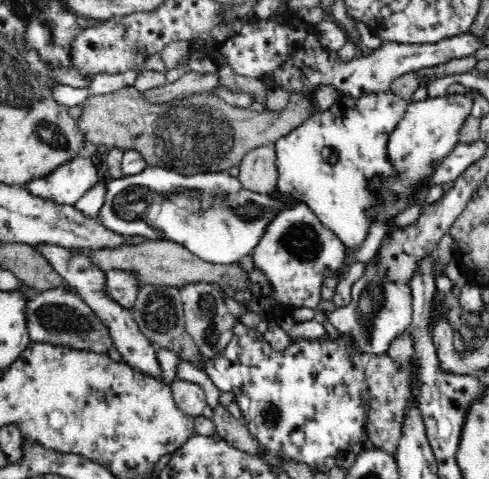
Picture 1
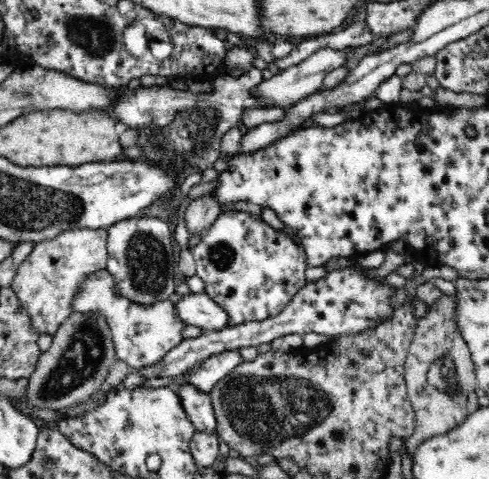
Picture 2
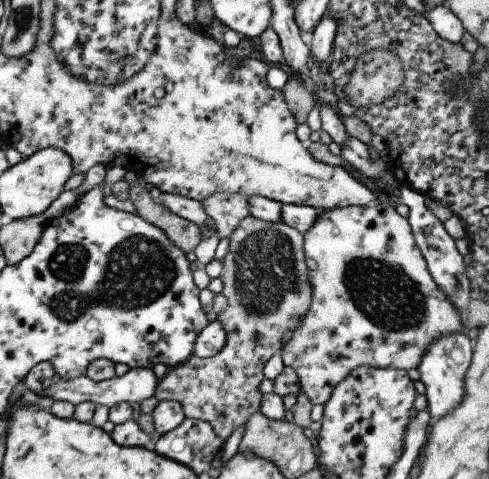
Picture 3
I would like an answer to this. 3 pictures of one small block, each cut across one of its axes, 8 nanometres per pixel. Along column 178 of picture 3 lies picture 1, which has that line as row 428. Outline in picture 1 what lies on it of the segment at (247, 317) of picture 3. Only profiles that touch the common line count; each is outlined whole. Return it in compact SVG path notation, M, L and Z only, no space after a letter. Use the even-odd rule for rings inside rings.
M366 358L366 378L370 382L370 414L368 414L368 438L374 446L388 450L390 454L396 454L398 448L398 440L402 436L402 414L406 410L406 398L408 398L408 390L406 390L406 370L408 366L404 366L402 370L398 366L394 366L392 358Z

